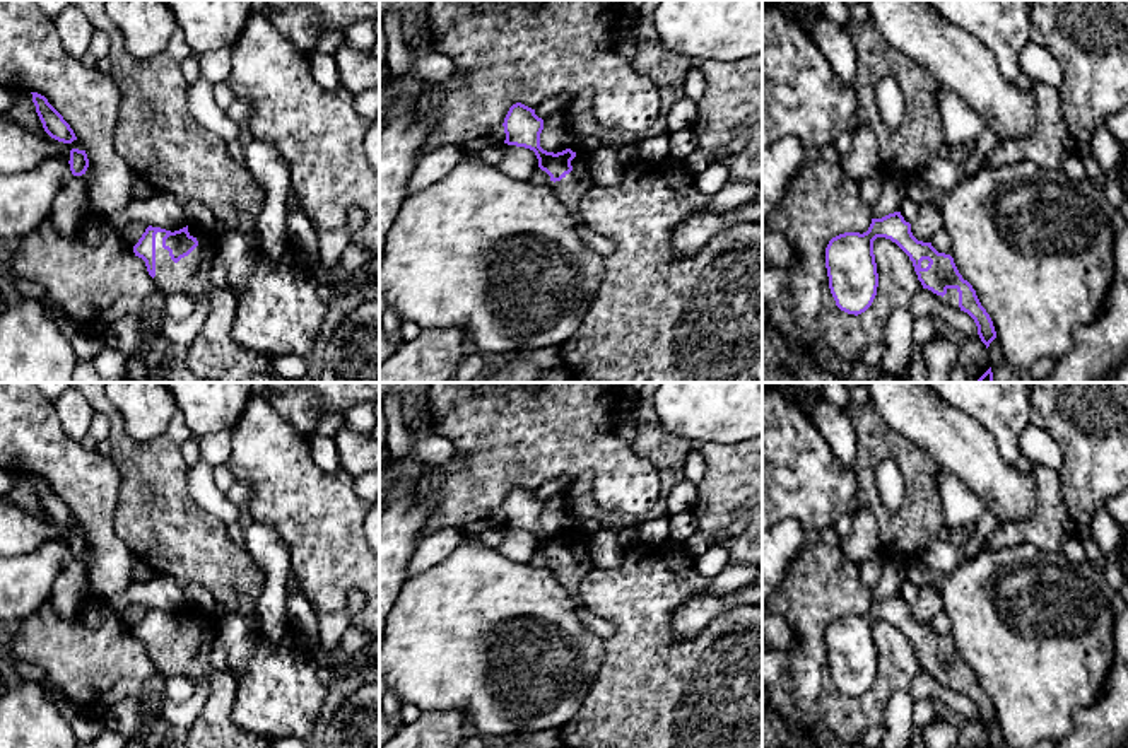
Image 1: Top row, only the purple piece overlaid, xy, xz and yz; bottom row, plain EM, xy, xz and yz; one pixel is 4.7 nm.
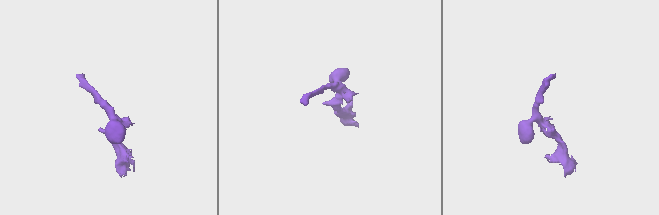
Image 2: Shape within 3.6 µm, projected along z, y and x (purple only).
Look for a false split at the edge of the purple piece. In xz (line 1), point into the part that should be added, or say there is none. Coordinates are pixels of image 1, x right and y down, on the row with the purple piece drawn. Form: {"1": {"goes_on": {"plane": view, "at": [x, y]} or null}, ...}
{"1": {"goes_on": {"plane": "xz", "at": [569, 190]}}}

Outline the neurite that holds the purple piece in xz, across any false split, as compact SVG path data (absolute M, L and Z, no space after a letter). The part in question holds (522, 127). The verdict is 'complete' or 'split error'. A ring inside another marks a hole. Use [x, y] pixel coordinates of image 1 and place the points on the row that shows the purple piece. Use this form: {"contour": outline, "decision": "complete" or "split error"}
{"contour": "M521 102L509 108L502 126L504 143L533 150L538 167L550 176L547 184L554 195L569 212L576 213L583 195L595 184L590 174L590 159L579 155L573 145L557 154L543 150L540 147L543 120Z", "decision": "split error"}

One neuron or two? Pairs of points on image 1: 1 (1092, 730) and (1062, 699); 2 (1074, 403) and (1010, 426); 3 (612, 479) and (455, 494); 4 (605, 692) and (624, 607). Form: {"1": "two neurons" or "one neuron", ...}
{"1": "two neurons", "2": "two neurons", "3": "one neuron", "4": "one neuron"}

